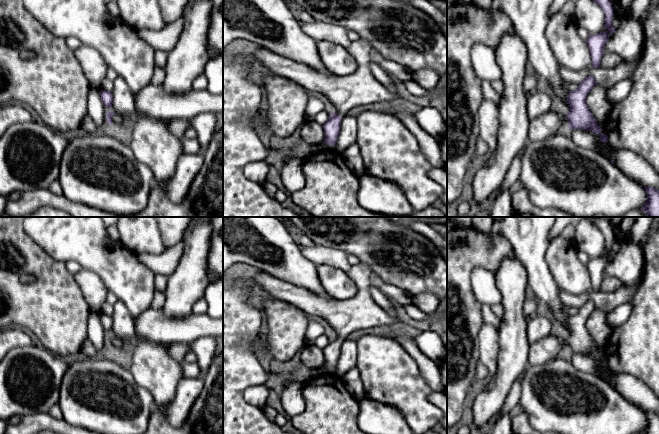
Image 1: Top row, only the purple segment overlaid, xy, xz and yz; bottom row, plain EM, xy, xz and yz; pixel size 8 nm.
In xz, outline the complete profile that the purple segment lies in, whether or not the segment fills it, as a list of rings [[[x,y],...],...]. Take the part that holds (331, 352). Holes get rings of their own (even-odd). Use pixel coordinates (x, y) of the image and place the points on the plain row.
[[[360,262],[351,266],[346,273],[358,289],[357,294],[347,300],[323,298],[305,288],[258,270],[251,270],[249,274],[258,293],[291,303],[304,313],[327,321],[333,336],[323,349],[325,357],[323,367],[326,369],[336,368],[343,338],[361,329],[394,326],[400,321],[372,299],[368,289],[372,271],[368,265]]]

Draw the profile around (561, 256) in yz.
[[[559,235],[550,242],[545,253],[545,261],[555,283],[572,295],[592,292],[590,273],[579,260],[578,251],[575,241]]]

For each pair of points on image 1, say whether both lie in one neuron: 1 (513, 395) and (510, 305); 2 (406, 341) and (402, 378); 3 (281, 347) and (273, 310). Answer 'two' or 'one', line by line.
1: two
2: two
3: one

